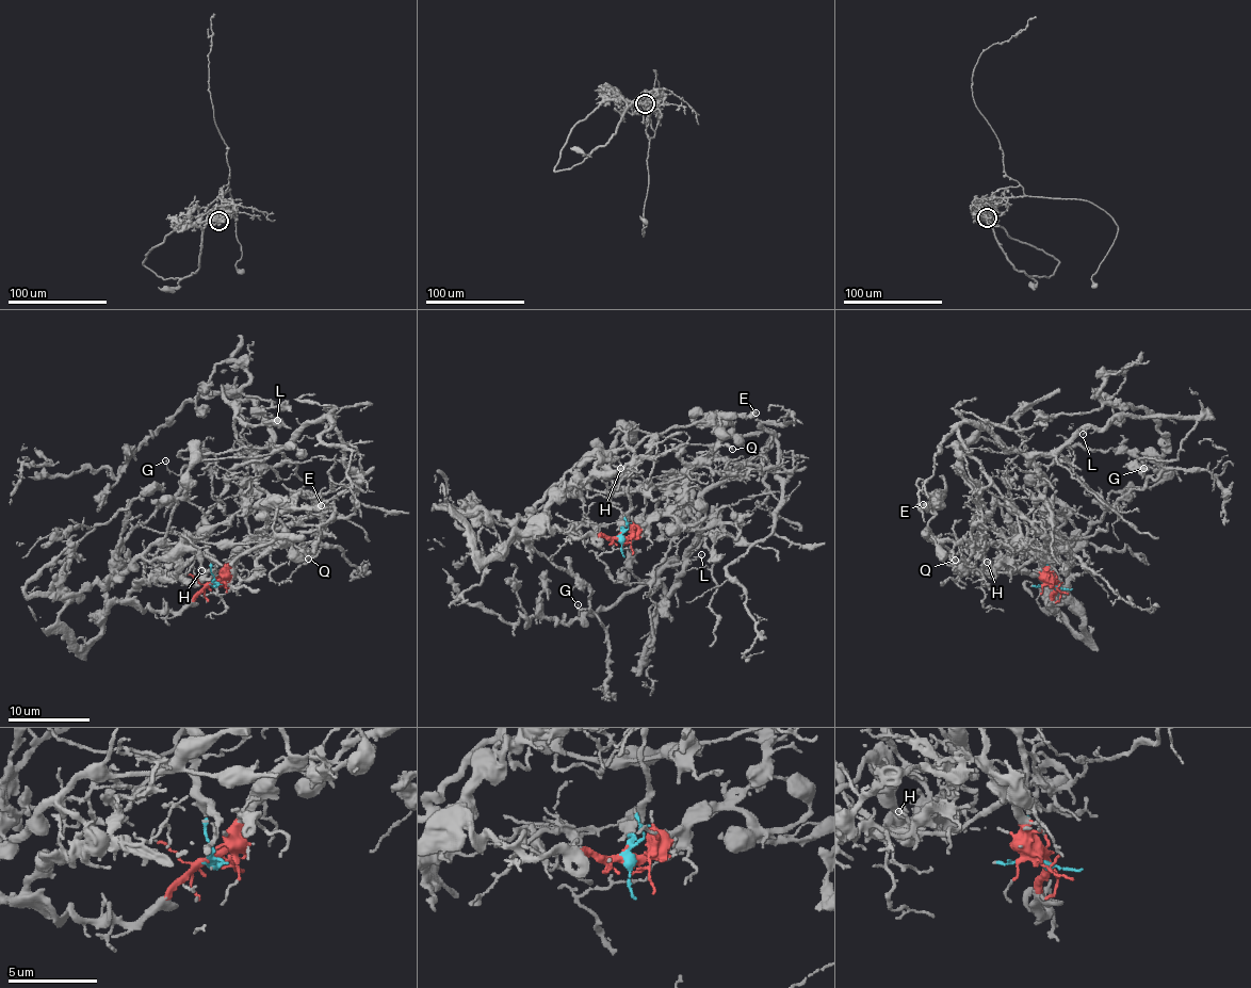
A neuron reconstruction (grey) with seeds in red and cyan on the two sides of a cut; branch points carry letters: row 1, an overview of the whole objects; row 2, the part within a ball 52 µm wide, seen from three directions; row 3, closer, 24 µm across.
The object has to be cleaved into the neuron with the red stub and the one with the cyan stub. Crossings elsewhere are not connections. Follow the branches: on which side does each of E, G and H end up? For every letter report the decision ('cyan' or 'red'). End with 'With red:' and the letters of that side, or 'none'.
E: red
G: red
H: red
With red: E, G, H

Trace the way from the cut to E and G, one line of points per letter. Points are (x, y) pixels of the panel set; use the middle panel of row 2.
E: (619, 538), (668, 508), (664, 490), (622, 489), (652, 490), (683, 479), (716, 446), (703, 415), (757, 411)
G: (619, 538), (581, 537), (540, 527), (514, 535), (522, 537), (587, 586), (590, 608), (580, 609), (577, 604)

